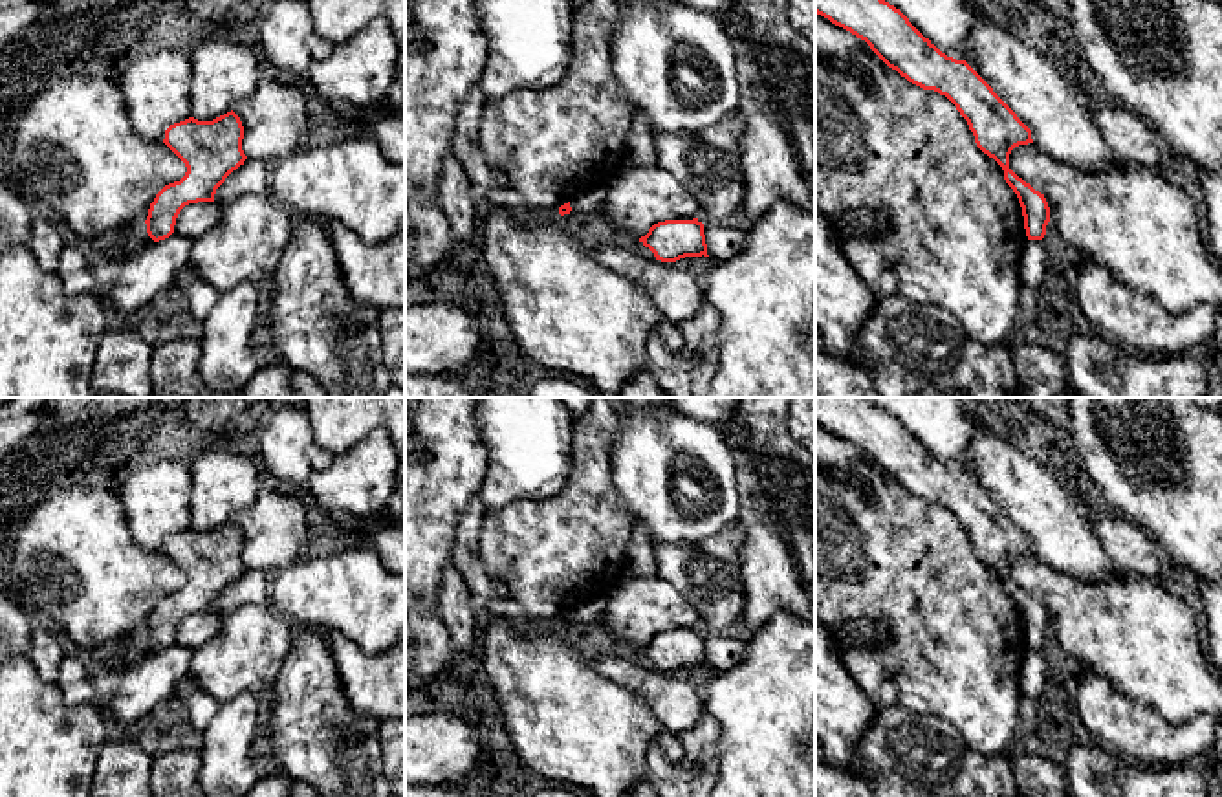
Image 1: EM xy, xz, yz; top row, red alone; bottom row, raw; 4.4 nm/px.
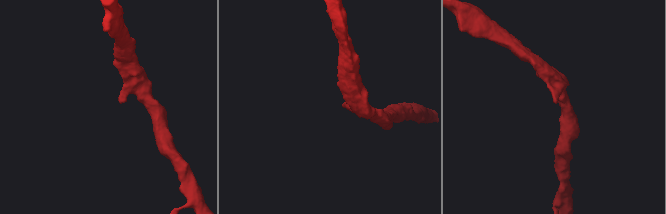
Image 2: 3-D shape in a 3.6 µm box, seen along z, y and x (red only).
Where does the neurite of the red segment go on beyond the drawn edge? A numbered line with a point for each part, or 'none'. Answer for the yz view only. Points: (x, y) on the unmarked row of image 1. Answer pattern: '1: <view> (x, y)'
none

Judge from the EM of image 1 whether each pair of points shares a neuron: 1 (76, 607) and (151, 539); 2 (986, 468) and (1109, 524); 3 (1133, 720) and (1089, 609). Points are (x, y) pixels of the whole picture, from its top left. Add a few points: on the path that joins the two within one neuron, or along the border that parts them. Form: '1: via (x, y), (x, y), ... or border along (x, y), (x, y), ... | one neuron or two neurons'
1: border along (123, 508), (132, 537), (143, 548), (162, 554) | two neurons
2: border along (1092, 524), (1098, 541), (1114, 563) | two neurons
3: border along (1085, 669), (1103, 675), (1118, 689), (1160, 713) | two neurons

